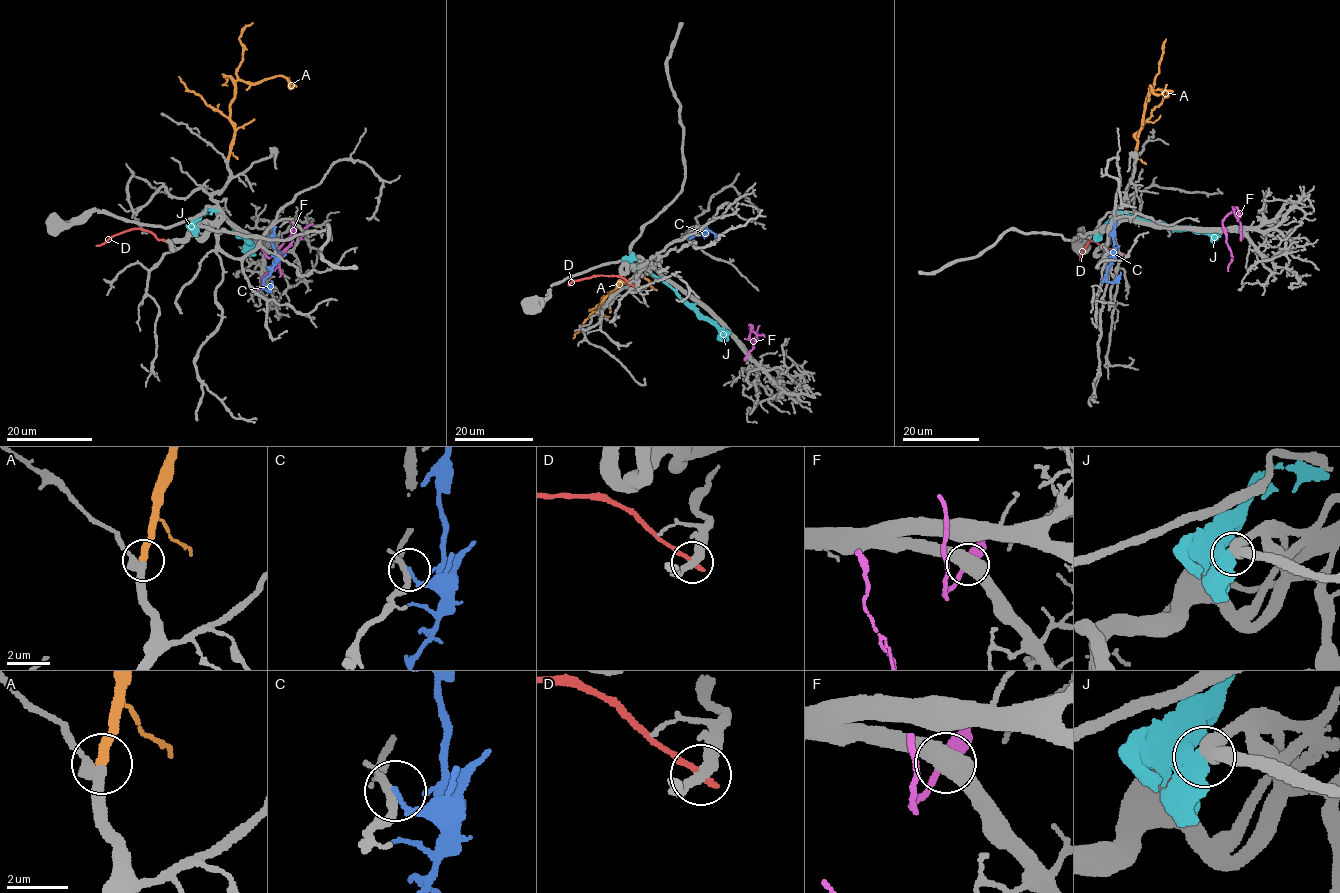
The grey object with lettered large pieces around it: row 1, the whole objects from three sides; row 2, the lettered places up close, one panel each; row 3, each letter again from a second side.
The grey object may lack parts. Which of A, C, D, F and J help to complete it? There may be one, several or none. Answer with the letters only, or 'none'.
A

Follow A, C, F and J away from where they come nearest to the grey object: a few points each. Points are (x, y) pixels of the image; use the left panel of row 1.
A: (228, 159), (234, 134), (230, 117), (236, 81), (258, 83), (276, 76), (285, 78), (290, 87), (296, 87)
C: (278, 256), (273, 270), (263, 281), (265, 289), (268, 291), (272, 281)
F: (264, 251), (268, 257), (276, 253), (295, 224), (290, 246), (275, 269), (263, 276), (257, 290)
J: (198, 226), (195, 223), (205, 209), (222, 210), (237, 236), (250, 243), (247, 243), (249, 249)

